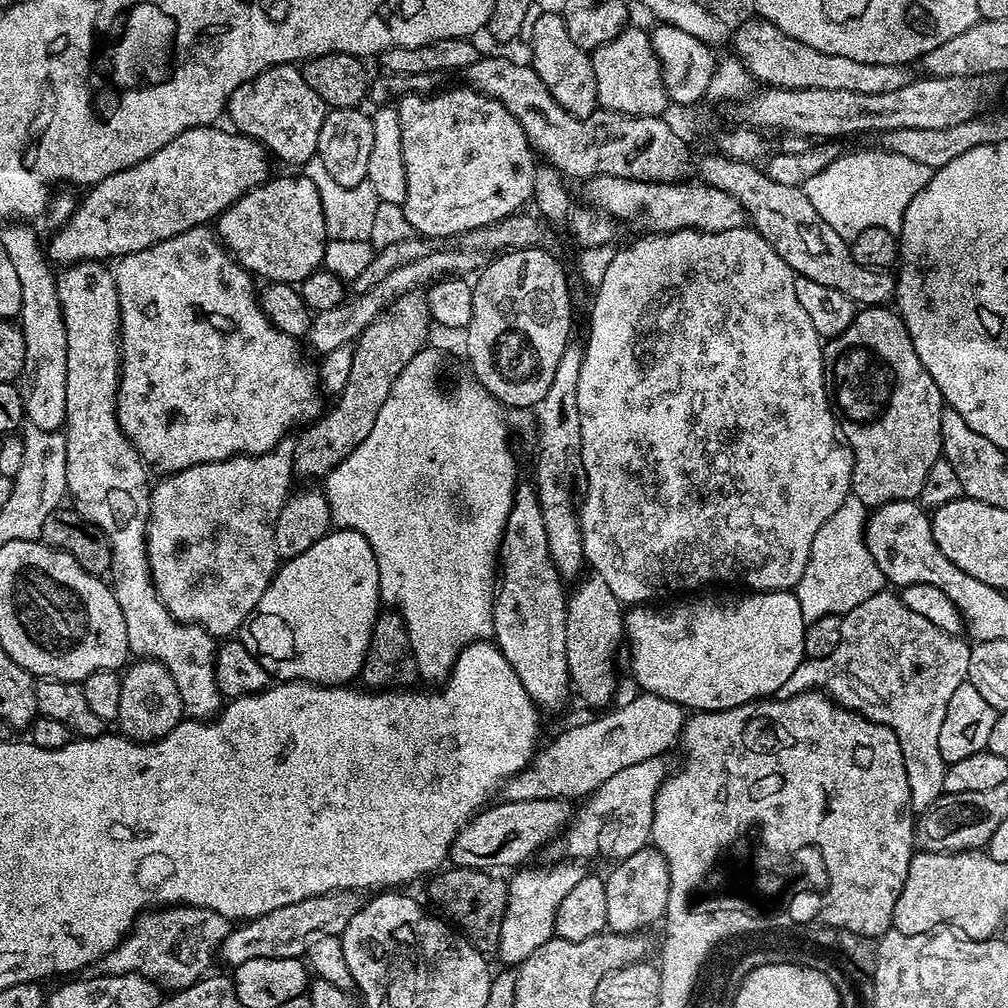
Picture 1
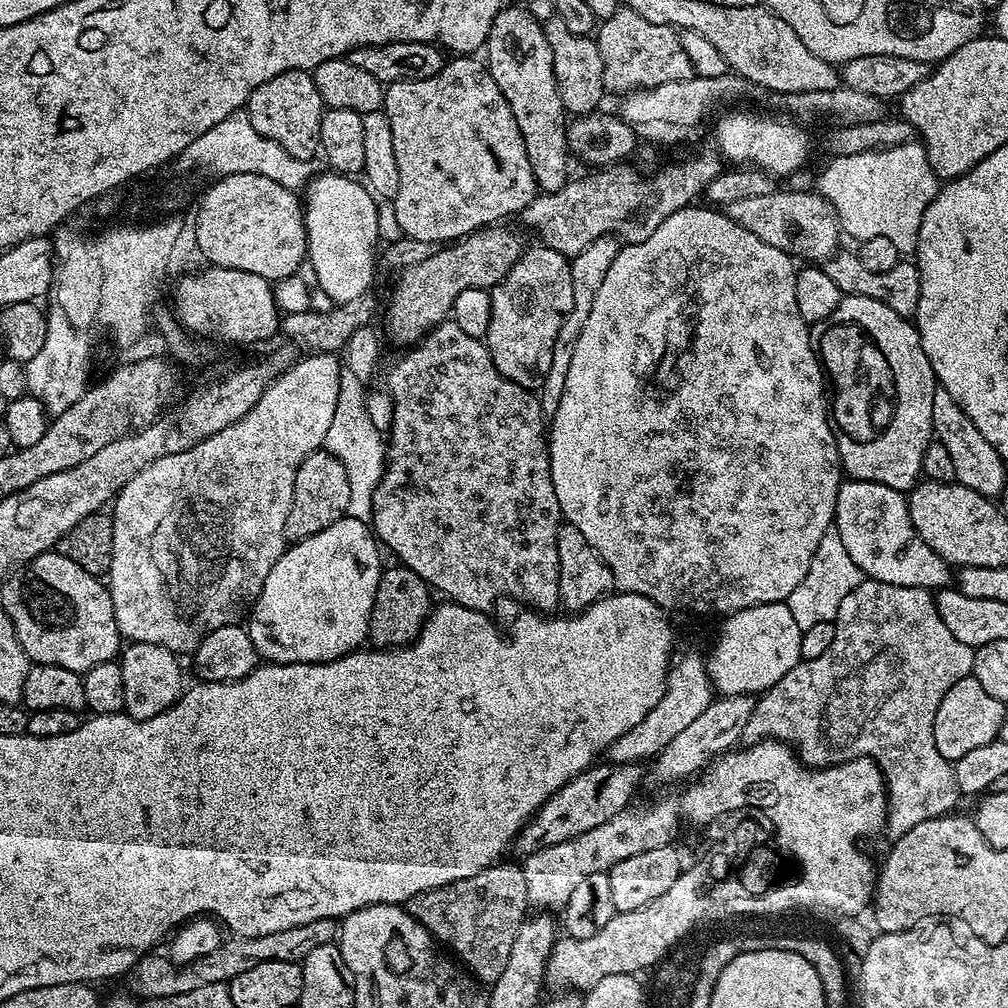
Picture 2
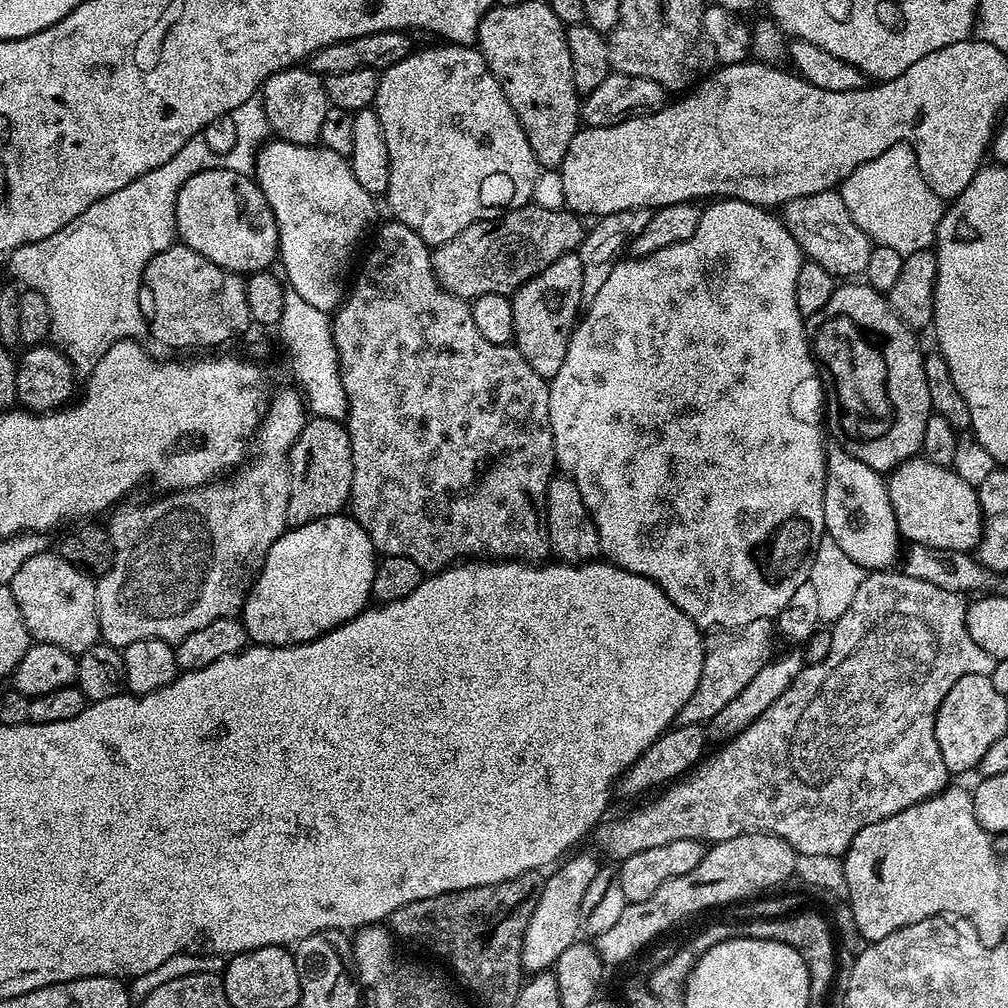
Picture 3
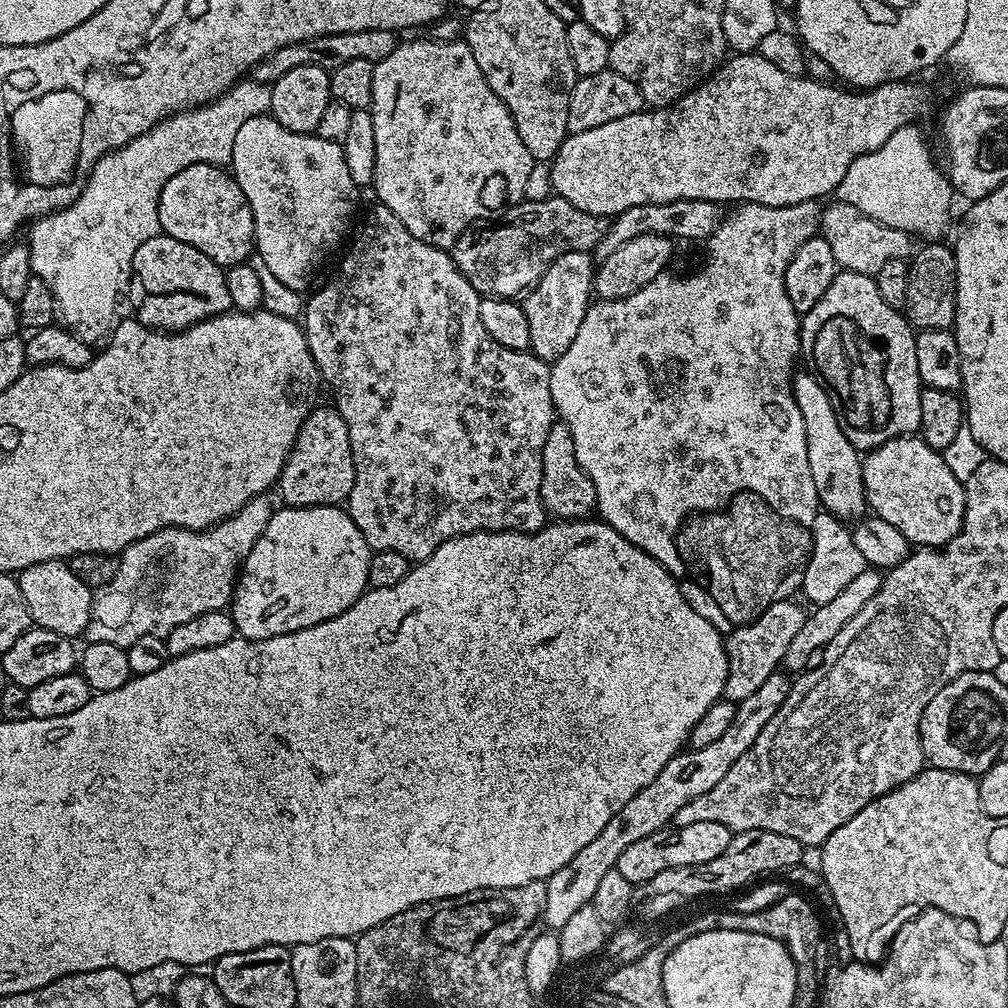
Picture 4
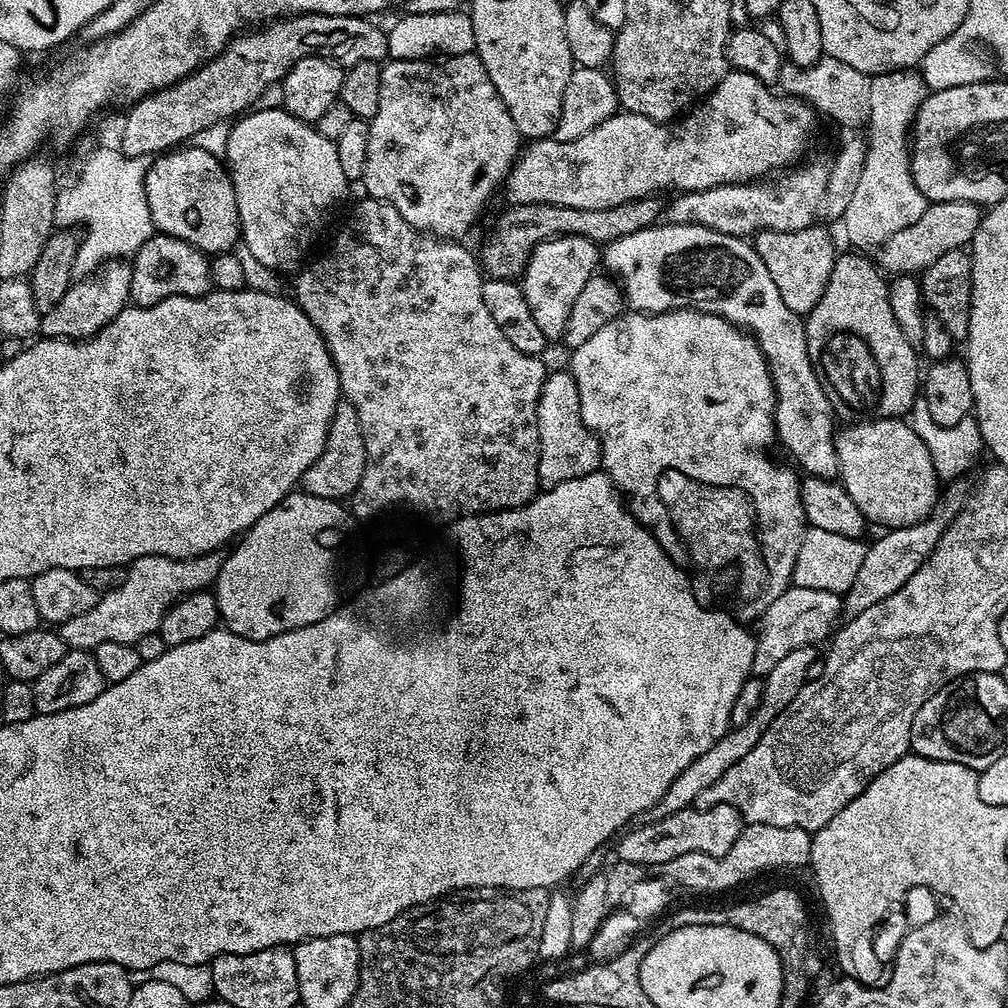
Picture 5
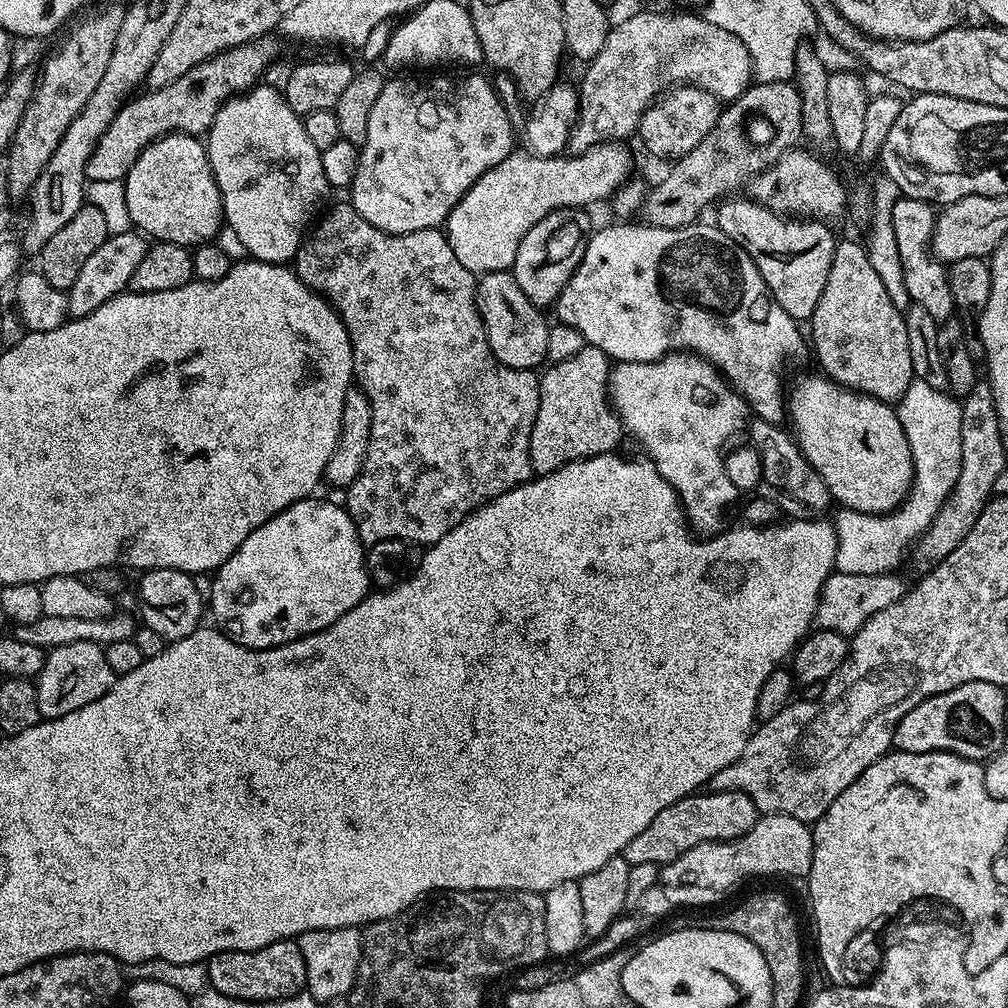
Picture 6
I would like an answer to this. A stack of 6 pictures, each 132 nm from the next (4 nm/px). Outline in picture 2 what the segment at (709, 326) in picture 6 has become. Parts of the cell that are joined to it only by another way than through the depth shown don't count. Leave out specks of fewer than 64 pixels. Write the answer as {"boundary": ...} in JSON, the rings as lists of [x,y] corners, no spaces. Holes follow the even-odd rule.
{"boundary":[[[845,479],[841,483],[836,499],[834,531],[842,538],[850,558],[854,558],[854,566],[858,566],[865,577],[890,582],[894,586],[914,586],[929,590],[949,587],[950,565],[938,553],[930,550],[930,546],[926,546],[926,542],[922,542],[922,538],[914,530],[908,501],[903,492],[890,486],[882,486],[878,482]]]}

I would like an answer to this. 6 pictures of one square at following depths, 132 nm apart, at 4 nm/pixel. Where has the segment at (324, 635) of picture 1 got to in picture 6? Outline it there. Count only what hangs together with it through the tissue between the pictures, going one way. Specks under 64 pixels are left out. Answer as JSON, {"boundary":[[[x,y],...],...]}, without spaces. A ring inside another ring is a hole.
{"boundary":[[[327,498],[316,499],[294,502],[258,526],[211,577],[210,616],[216,619],[215,627],[234,642],[247,648],[277,648],[289,644],[299,636],[309,636],[338,622],[342,614],[354,610],[369,595],[366,548],[360,542],[347,507],[334,506]]]}

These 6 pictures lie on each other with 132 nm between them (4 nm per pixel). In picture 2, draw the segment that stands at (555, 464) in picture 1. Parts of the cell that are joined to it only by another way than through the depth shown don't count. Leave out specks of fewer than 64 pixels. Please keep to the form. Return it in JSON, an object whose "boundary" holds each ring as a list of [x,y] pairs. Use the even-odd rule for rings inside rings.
{"boundary":[[[603,236],[586,246],[582,254],[571,257],[570,286],[574,289],[574,306],[570,306],[570,314],[566,314],[566,322],[562,322],[562,330],[558,330],[558,338],[554,338],[554,358],[550,358],[550,374],[546,374],[544,385],[538,390],[540,405],[545,417],[551,418],[558,410],[558,402],[562,402],[562,390],[566,386],[566,374],[570,370],[570,358],[574,358],[574,346],[578,342],[578,334],[582,334],[582,326],[586,326],[586,318],[590,318],[590,306],[594,306],[594,294],[601,288],[610,265],[618,258],[621,241],[617,237]]]}

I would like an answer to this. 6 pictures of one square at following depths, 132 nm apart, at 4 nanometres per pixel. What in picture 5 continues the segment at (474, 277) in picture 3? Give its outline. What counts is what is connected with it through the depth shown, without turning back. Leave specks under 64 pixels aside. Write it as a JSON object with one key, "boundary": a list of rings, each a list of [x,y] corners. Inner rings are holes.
{"boundary":[[[655,195],[643,196],[640,200],[622,202],[622,206],[610,206],[606,210],[574,210],[553,204],[521,204],[509,207],[509,212],[500,216],[496,229],[488,236],[484,249],[478,252],[483,271],[494,280],[510,280],[523,273],[532,251],[543,240],[555,236],[585,236],[598,246],[607,246],[626,234],[634,234],[643,228],[651,228],[661,219],[662,204]]]}

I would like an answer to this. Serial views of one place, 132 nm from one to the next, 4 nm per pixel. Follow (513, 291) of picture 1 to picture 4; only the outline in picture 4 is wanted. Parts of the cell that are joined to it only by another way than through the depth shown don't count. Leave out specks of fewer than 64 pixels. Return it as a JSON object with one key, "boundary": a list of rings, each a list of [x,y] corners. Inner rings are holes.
{"boundary":[[[567,252],[559,256],[522,300],[526,322],[530,324],[532,355],[545,362],[562,358],[562,354],[570,350],[570,342],[574,342],[574,337],[578,335],[578,326],[582,326],[582,318],[586,318],[586,310],[593,296],[593,253]]]}

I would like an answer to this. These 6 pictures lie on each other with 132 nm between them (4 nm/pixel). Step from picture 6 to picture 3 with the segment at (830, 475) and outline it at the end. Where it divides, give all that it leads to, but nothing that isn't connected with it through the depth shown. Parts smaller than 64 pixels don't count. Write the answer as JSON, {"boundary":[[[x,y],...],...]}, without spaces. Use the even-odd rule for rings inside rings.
{"boundary":[[[918,455],[887,473],[886,483],[898,530],[908,544],[959,552],[972,552],[979,545],[984,535],[980,493],[970,482],[962,482],[951,468],[934,466],[934,462]]]}

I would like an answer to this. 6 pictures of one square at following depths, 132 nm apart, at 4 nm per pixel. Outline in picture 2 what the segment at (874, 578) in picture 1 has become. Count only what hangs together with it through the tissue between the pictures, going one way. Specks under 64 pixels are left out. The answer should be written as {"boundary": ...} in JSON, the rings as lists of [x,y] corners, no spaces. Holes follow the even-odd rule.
{"boundary":[[[834,530],[825,532],[822,542],[818,542],[818,550],[814,550],[806,578],[802,578],[802,582],[798,582],[798,586],[794,586],[794,590],[788,595],[786,603],[790,614],[794,614],[794,622],[798,622],[803,630],[820,622],[835,621],[842,602],[846,602],[846,594],[858,587],[861,579],[861,570],[854,566],[854,558],[850,558],[842,538]]]}

